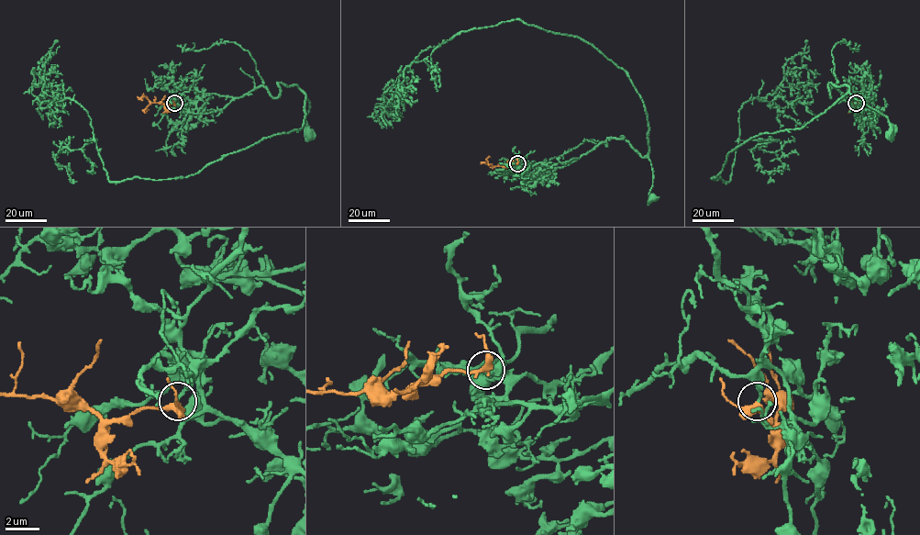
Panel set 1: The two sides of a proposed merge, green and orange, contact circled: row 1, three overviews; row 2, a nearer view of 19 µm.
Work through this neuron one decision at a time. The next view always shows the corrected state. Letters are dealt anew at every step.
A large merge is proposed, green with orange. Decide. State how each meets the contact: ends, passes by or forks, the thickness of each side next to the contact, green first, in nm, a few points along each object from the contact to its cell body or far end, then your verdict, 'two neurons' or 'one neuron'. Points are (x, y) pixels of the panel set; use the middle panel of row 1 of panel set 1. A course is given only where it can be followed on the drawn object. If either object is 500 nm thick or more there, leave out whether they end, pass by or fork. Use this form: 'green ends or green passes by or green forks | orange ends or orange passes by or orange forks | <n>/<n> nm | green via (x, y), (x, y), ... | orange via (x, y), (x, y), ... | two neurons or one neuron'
green ends | orange forks | 170/280 nm | green via (517, 163), (529, 168), (538, 163), (569, 161), (608, 139), (623, 137), (650, 161), (652, 199) | orange via (517, 163), (493, 167), (486, 159), (490, 157) | one neuron

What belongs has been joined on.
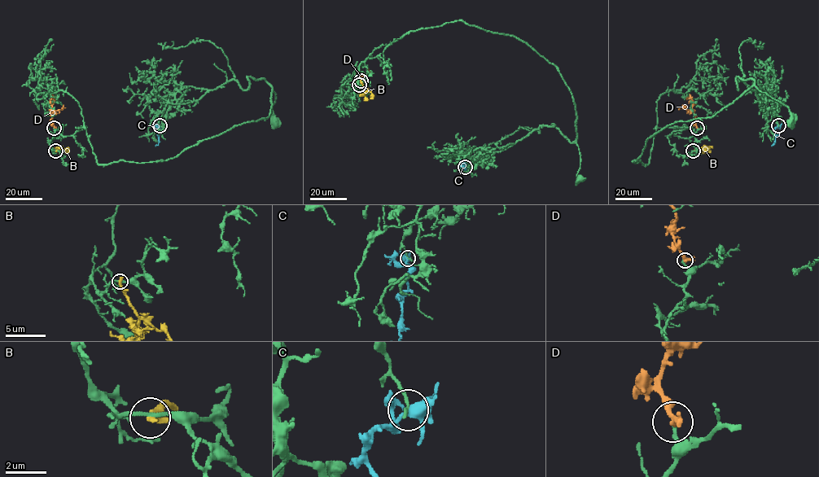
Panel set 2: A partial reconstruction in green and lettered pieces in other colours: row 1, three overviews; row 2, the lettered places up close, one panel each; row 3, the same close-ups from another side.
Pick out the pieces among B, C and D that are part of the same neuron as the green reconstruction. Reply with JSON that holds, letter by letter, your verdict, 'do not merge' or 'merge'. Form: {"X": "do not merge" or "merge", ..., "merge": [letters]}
{"B": "do not merge", "C": "do not merge", "D": "do not merge", "merge": []}

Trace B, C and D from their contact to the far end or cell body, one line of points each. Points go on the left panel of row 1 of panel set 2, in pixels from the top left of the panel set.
B: (55, 150), (68, 150), (67, 148)
C: (159, 125), (158, 144), (155, 146)
D: (54, 128), (50, 114), (53, 98), (50, 103)

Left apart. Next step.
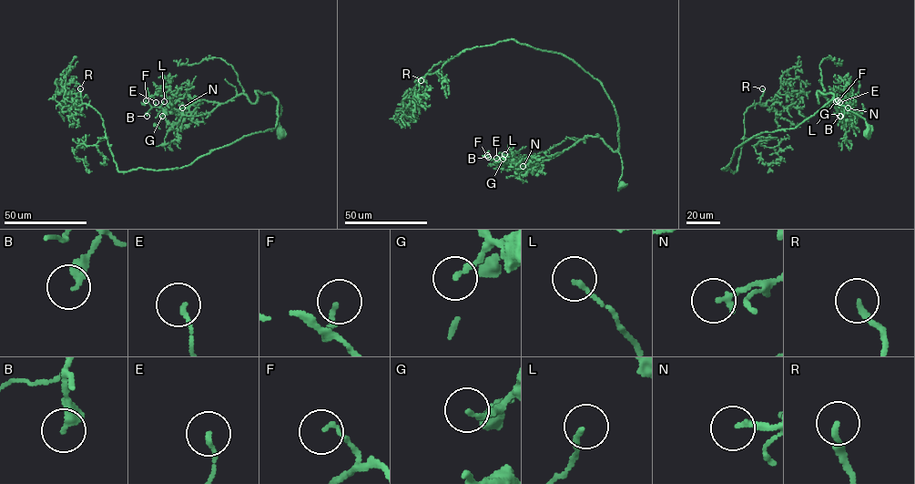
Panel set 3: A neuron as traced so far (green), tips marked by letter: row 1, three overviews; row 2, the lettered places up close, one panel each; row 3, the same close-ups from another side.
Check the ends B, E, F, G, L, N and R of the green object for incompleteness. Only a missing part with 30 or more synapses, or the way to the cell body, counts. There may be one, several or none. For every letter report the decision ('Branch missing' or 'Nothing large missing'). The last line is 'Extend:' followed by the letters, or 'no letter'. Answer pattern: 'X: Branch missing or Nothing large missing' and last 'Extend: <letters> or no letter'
B: Nothing large missing
E: Nothing large missing
F: Nothing large missing
G: Nothing large missing
L: Nothing large missing
N: Branch missing
R: Branch missing
Extend: N, R

